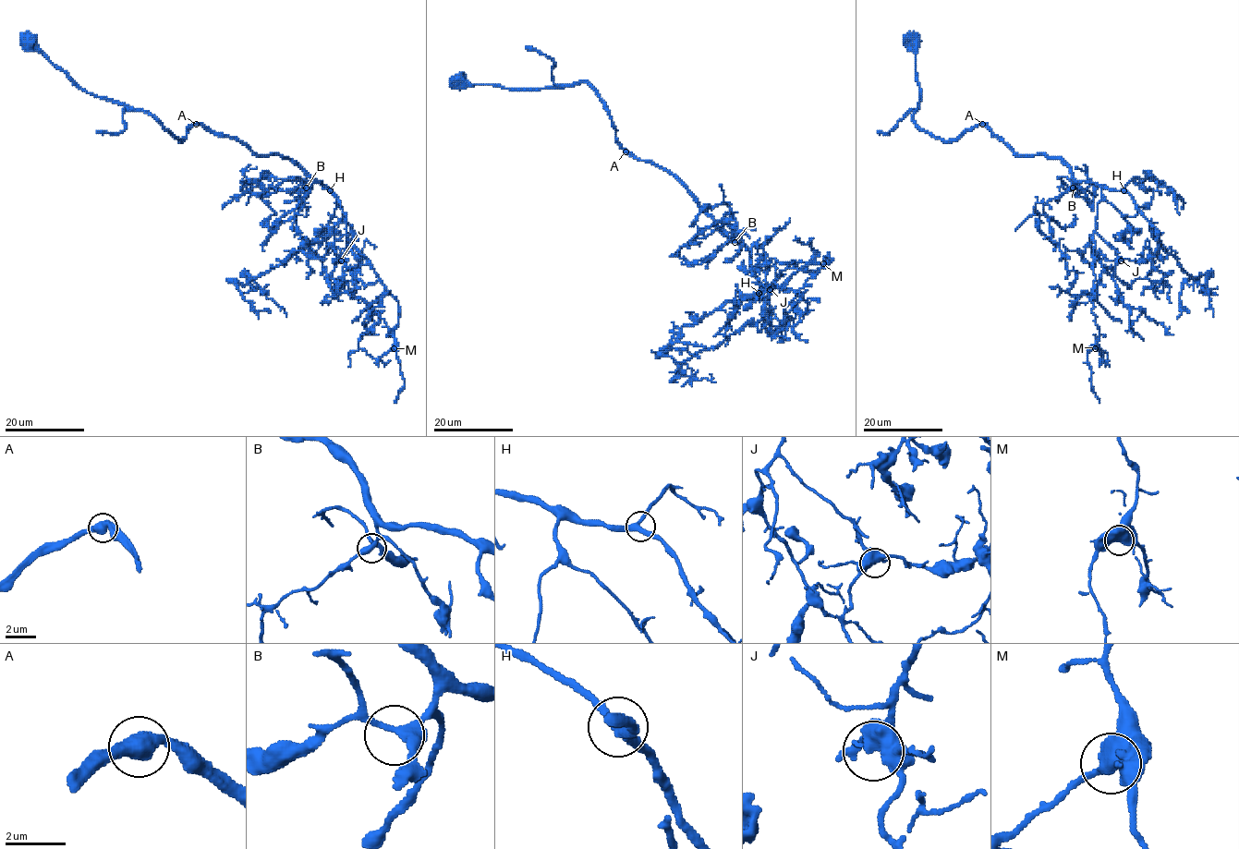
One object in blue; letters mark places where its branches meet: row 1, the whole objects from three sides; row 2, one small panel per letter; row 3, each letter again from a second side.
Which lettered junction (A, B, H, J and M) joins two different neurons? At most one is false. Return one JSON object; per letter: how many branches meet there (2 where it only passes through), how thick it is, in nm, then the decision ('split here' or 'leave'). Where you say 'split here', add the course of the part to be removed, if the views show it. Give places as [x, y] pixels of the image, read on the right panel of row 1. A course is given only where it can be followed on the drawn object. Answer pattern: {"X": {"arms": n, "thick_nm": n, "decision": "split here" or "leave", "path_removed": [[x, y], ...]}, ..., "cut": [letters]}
{"A": {"arms": 2, "thick_nm": 550, "decision": "leave"}, "B": {"arms": 3, "thick_nm": 320, "decision": "leave"}, "H": {"arms": 3, "thick_nm": 320, "decision": "leave"}, "J": {"arms": 3, "thick_nm": 440, "decision": "leave"}, "M": {"arms": 1, "thick_nm": 800, "decision": "leave"}, "cut": []}

